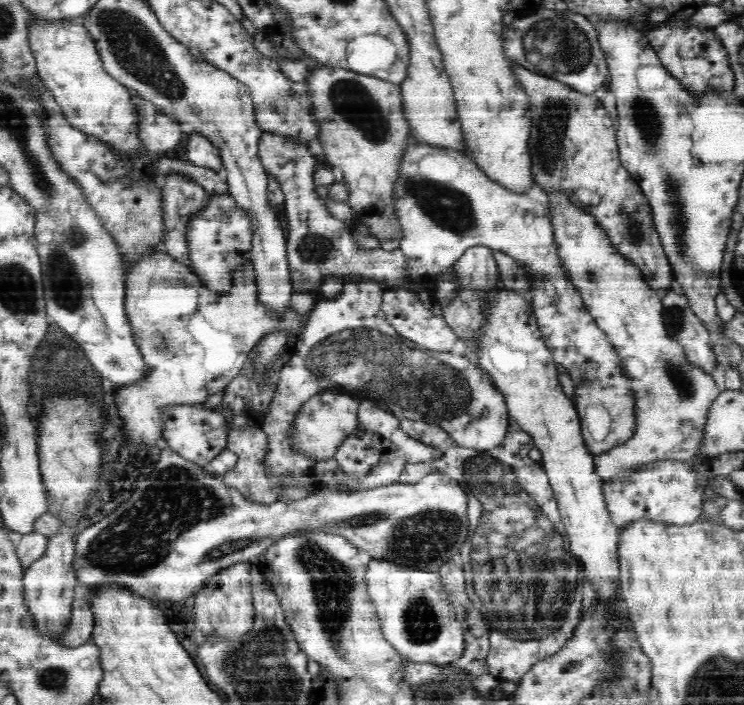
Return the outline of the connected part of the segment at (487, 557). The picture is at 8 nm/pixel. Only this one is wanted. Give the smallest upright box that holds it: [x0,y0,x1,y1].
[399,419,589,682]

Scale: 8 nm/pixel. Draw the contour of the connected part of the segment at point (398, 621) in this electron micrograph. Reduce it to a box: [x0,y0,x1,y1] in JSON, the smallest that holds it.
[367,561,464,665]

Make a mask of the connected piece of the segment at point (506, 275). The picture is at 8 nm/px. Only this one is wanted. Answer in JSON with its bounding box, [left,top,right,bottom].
[491,250,534,303]

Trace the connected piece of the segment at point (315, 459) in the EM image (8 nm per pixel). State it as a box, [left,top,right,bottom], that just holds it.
[285,392,359,475]

